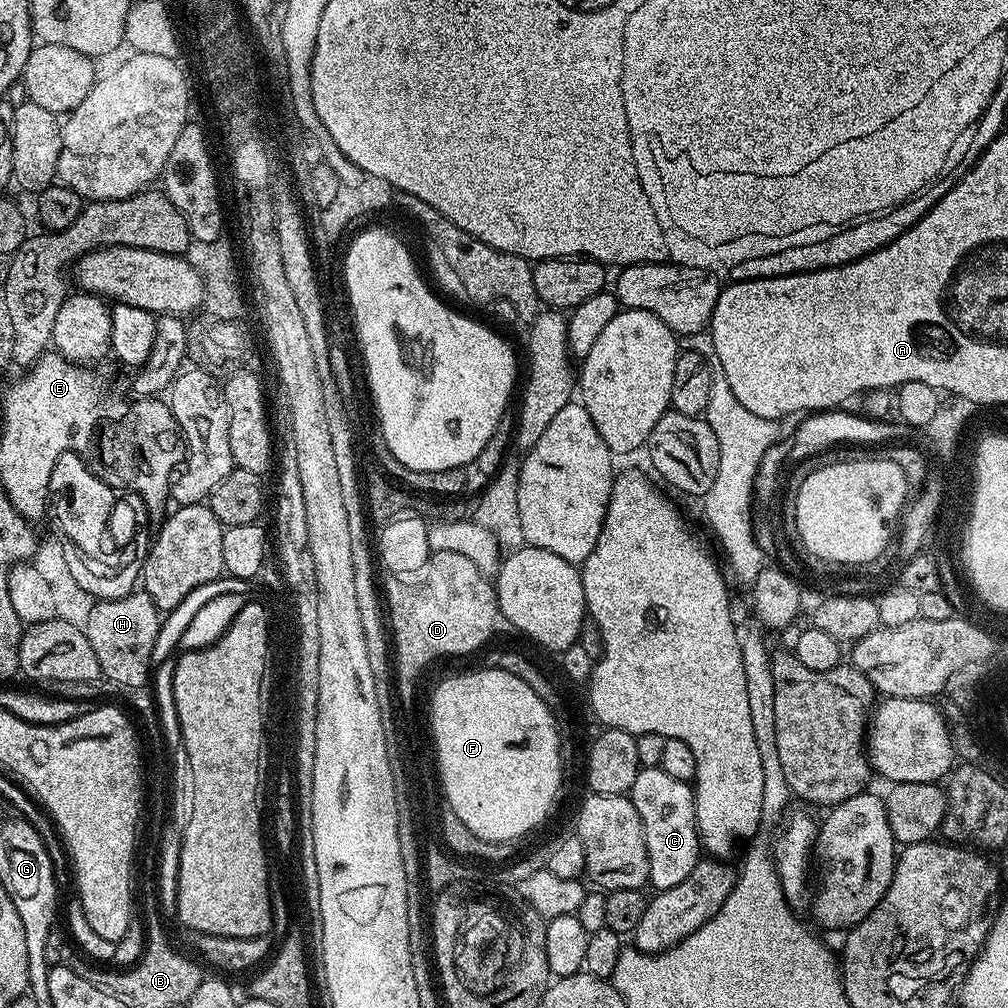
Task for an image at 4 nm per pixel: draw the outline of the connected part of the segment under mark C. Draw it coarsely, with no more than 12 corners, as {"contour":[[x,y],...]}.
{"contour":[[641,768],[648,884],[678,886],[702,859],[687,780]]}

